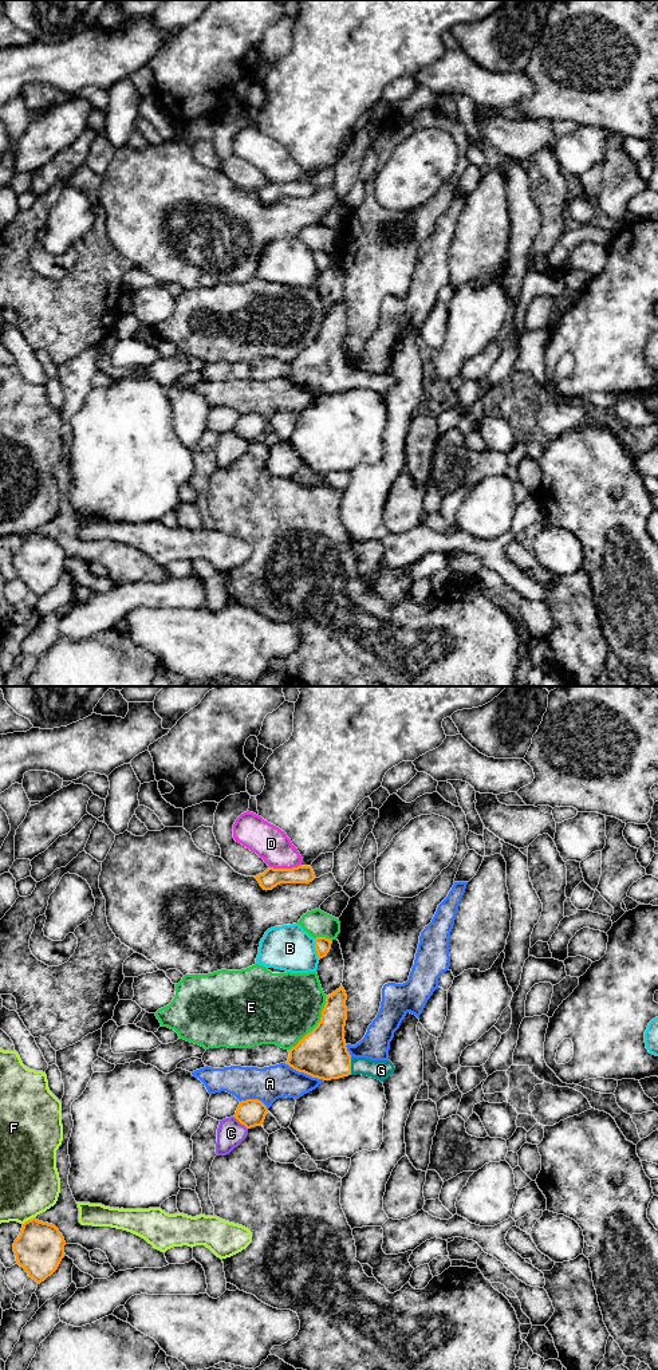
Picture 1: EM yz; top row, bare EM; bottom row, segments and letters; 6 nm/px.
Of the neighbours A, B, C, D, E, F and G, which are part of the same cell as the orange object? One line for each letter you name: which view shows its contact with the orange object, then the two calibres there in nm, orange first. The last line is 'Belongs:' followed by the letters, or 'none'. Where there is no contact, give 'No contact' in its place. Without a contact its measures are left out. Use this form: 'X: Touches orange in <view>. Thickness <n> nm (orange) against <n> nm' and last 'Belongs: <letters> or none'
G: Touches orange in yz. Thickness 300 nm (orange) against 120 nm
Belongs: G

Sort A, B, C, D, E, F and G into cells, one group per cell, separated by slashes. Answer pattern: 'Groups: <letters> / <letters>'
Groups: A / B / C / D / E / F / G

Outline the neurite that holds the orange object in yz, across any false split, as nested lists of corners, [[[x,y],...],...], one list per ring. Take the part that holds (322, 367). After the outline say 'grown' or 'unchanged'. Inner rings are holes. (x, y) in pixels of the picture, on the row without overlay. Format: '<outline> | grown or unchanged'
[[[343,300],[326,311],[320,335],[295,361],[288,363],[289,371],[285,378],[323,394],[362,387],[383,395],[395,383],[390,374],[354,371],[347,365],[344,354],[346,314]]] | grown

